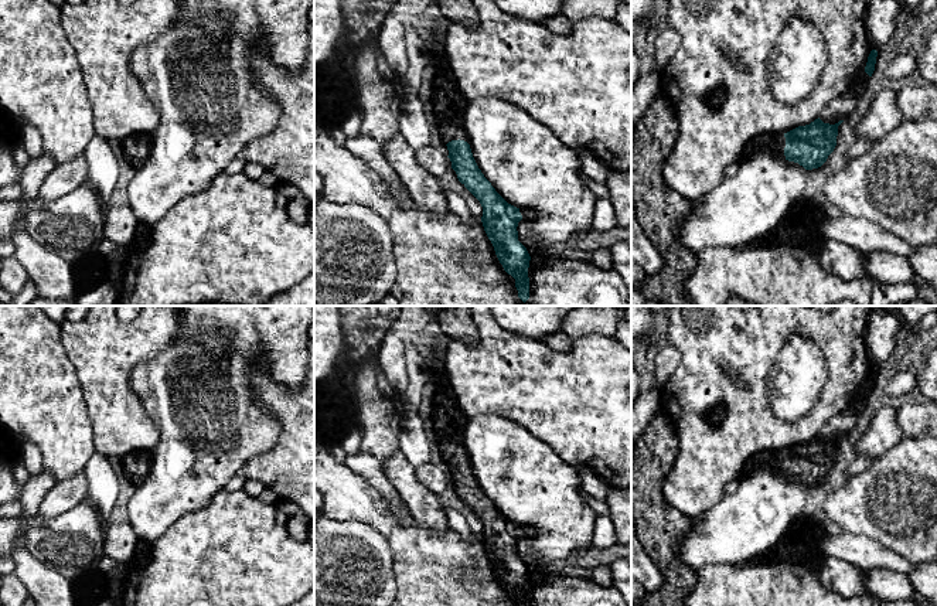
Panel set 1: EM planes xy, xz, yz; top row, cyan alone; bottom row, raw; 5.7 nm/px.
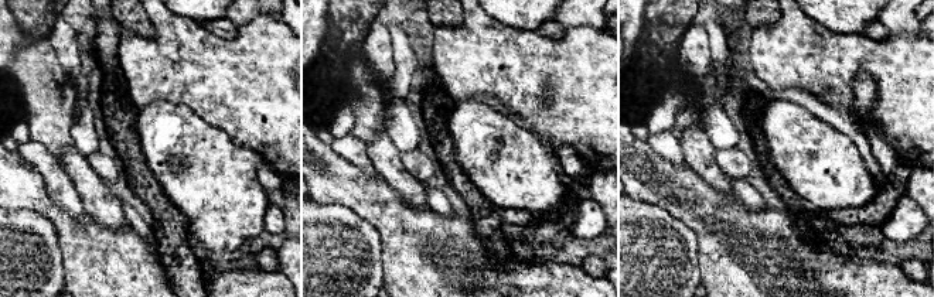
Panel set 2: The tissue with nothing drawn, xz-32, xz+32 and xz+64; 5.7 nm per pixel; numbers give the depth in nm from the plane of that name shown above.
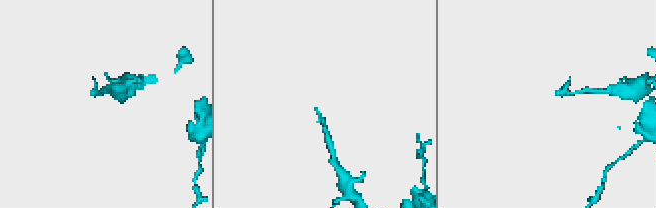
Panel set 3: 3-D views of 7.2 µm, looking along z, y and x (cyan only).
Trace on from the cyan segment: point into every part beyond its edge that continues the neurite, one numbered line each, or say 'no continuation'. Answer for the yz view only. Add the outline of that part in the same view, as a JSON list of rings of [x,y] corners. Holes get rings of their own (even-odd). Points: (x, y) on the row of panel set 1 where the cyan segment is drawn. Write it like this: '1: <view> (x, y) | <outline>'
1: yz (777, 143) | [[[780,133],[776,136],[760,136],[750,140],[746,144],[745,150],[742,152],[737,163],[745,161],[754,150],[763,146],[771,147],[781,159],[786,157],[784,156],[786,137],[784,137],[784,133]]]

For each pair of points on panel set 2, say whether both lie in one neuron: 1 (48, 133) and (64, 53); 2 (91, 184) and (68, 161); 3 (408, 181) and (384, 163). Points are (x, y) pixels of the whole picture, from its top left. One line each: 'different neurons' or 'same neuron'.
1: different neurons
2: same neuron
3: same neuron

